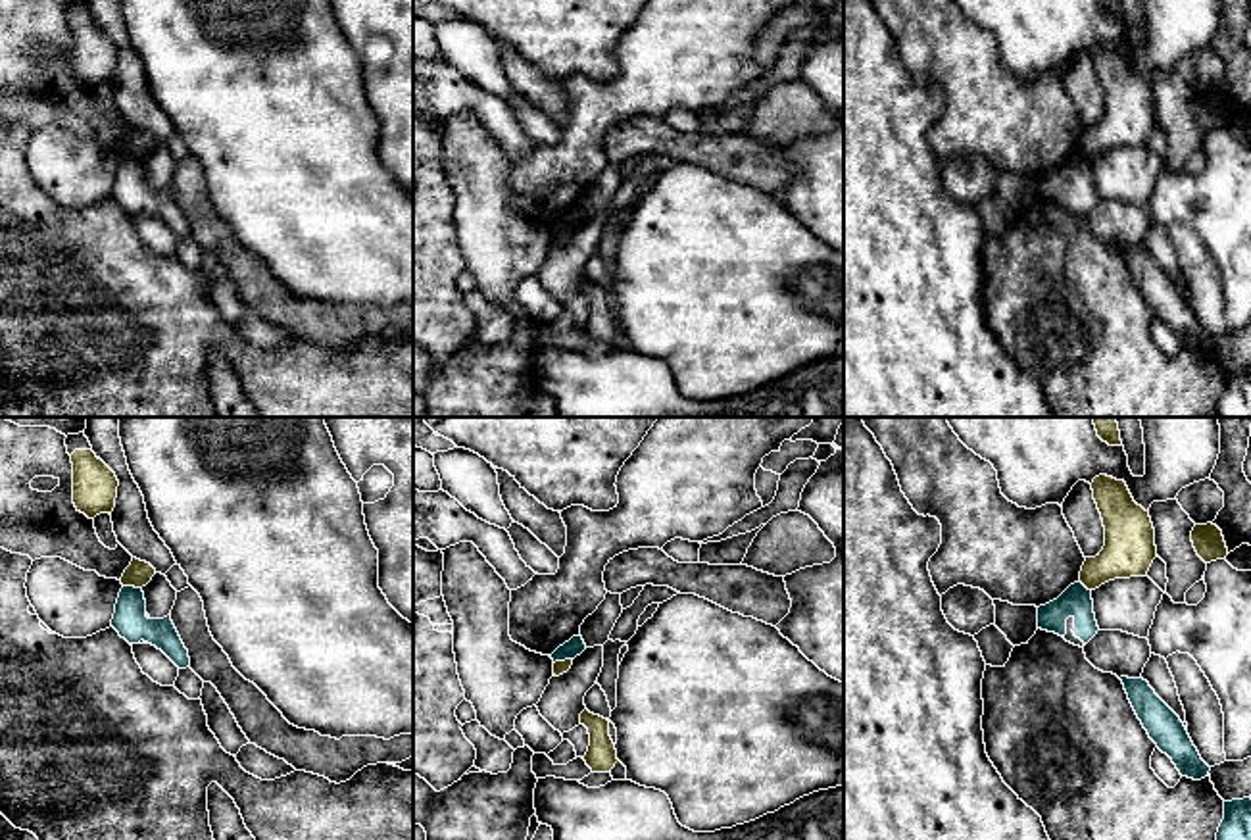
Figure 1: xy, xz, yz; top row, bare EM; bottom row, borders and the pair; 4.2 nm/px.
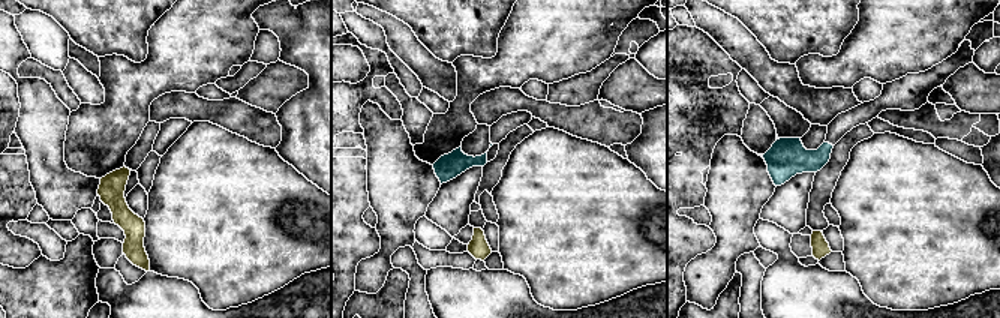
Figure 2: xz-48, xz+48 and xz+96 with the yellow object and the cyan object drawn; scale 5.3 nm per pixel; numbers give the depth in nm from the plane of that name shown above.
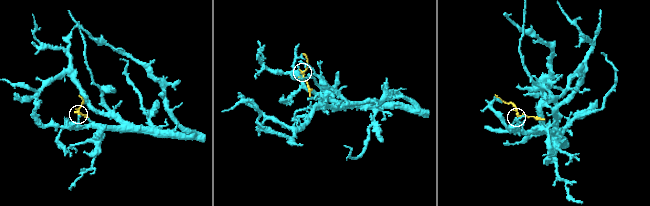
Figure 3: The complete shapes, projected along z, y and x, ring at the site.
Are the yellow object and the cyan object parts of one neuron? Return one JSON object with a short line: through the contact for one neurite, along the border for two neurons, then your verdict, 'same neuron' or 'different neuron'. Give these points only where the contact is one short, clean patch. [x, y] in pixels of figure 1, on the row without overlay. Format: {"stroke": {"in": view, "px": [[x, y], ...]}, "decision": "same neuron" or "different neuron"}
{"stroke": {"in": "xy", "px": [[123, 154], [141, 158]]}, "decision": "different neuron"}

